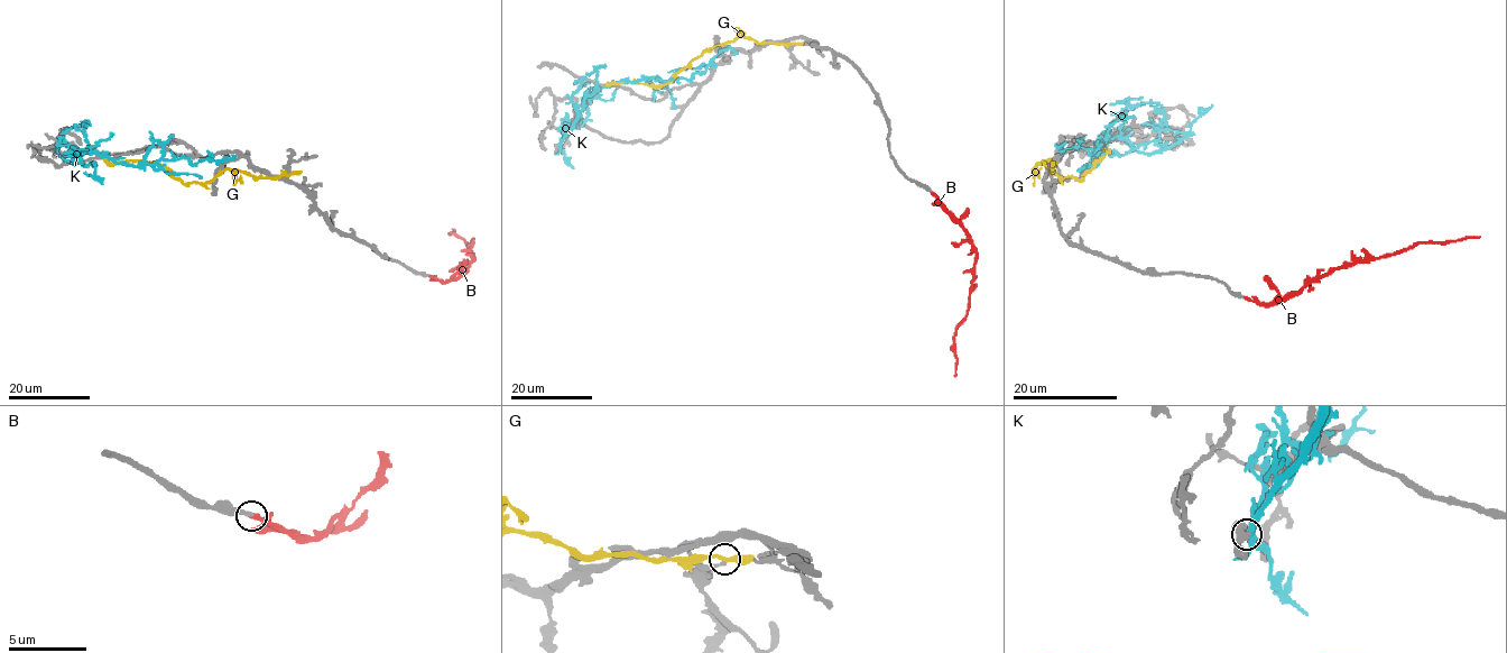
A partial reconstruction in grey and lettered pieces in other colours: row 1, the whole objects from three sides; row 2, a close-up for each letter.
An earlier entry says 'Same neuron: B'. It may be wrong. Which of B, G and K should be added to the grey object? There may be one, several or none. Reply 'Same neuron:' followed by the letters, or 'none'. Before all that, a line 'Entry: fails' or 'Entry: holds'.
Entry: holds
Same neuron: B

